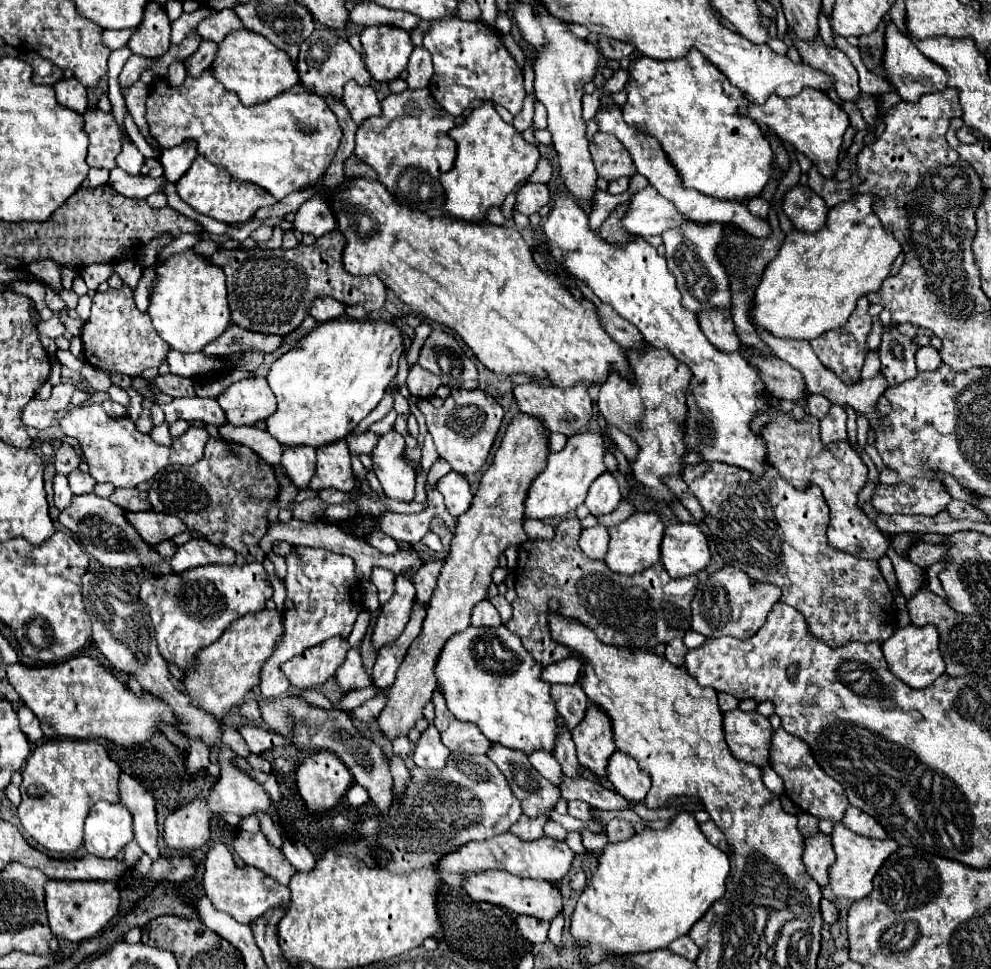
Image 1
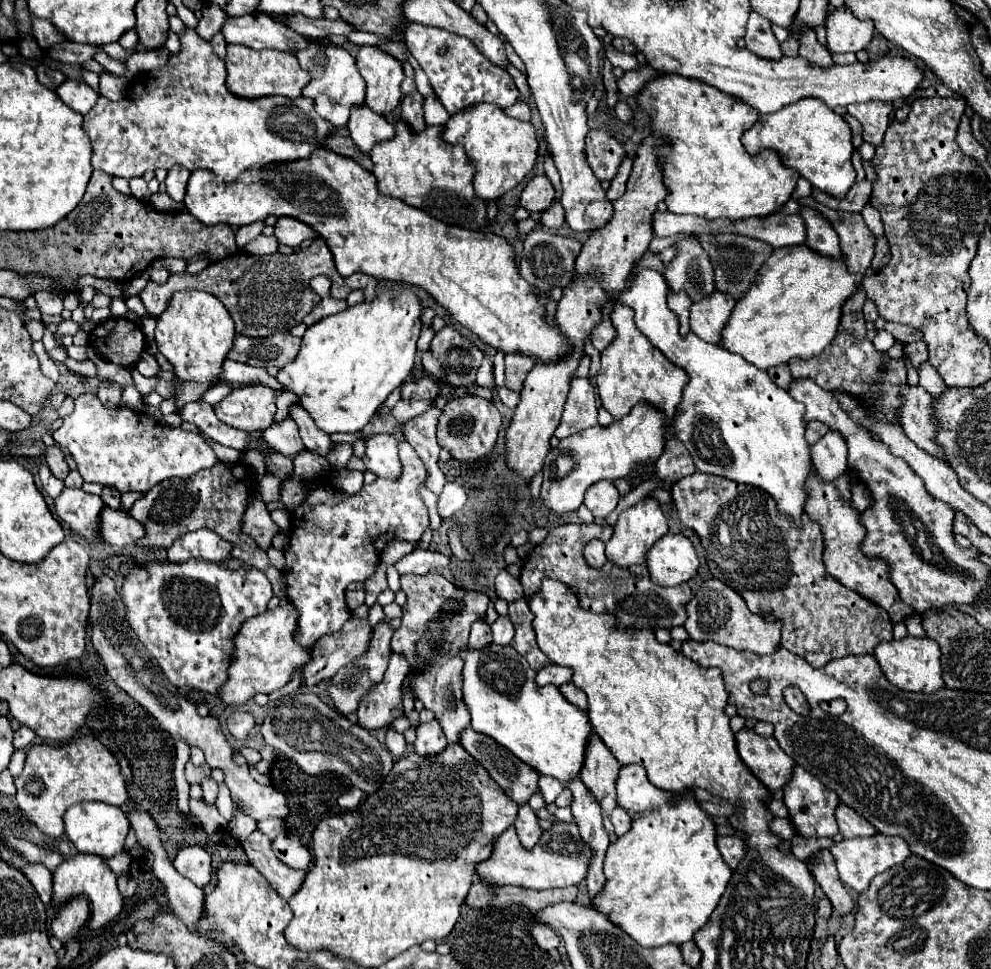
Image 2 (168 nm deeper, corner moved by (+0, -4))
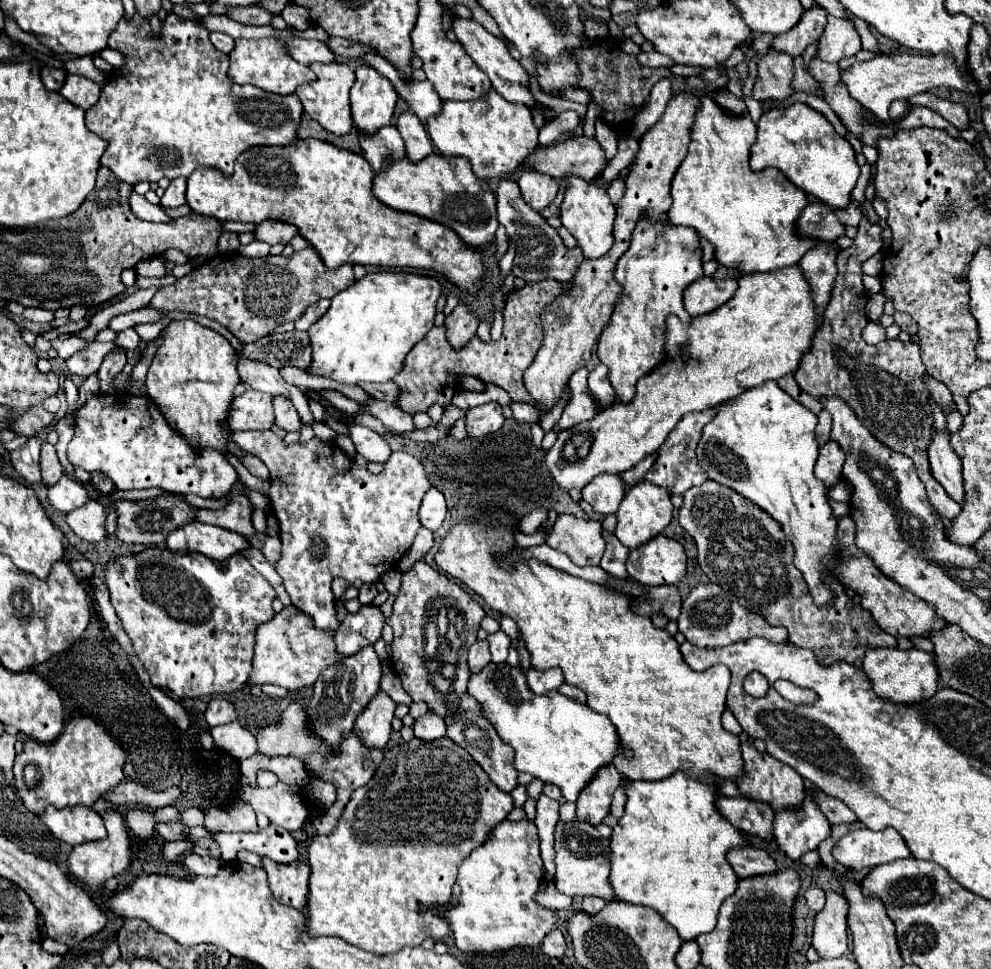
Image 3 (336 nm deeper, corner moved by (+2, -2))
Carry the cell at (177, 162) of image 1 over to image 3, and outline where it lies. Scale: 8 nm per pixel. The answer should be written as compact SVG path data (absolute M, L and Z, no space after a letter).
M178 177L170 183L170 187L166 189L166 193L162 195L160 207L164 209L172 209L172 207L180 207L186 203L186 179Z

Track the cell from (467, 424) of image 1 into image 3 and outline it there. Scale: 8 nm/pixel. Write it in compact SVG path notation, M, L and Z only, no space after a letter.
M486 403L480 407L468 409L464 419L466 419L466 429L468 429L470 437L482 437L482 435L496 433L504 423L502 405Z

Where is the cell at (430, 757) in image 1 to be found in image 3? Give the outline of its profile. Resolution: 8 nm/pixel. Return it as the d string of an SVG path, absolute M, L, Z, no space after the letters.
M428 711L426 715L418 717L416 723L414 723L414 735L418 739L424 739L424 741L432 741L432 739L440 739L446 735L446 725L444 725L444 719L434 715L432 711Z

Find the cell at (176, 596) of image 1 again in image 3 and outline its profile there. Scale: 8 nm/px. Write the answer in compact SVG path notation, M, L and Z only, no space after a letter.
M148 547L130 557L110 559L104 575L112 607L156 687L168 689L176 697L208 697L232 693L248 681L252 671L254 635L258 625L268 623L274 617L272 601L276 593L244 555L214 561L196 551Z

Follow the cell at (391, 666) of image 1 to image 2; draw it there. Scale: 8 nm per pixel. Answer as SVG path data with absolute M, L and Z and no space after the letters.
M394 653L390 657L390 665L384 679L372 685L372 689L362 697L360 707L356 711L358 725L372 731L372 729L388 727L396 717L404 715L400 689L408 671L410 671L410 663L406 663L404 657L400 657L400 653Z

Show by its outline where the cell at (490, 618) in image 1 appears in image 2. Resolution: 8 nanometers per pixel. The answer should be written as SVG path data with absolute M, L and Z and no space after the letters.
M480 617L480 621L476 621L476 623L472 625L470 645L472 645L474 649L482 649L482 647L486 647L490 641L492 641L490 623L486 623L486 617Z

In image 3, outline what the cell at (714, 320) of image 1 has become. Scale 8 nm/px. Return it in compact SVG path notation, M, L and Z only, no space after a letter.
M702 277L690 283L684 291L684 307L686 311L696 317L714 311L716 307L724 305L734 291L738 289L736 279L710 279Z

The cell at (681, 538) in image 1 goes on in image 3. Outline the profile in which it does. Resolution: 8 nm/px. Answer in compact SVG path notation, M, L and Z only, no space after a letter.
M654 537L628 553L628 575L648 587L676 585L686 575L684 547L668 537Z

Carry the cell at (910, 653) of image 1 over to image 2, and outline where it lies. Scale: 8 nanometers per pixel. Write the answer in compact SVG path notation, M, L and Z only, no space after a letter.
M904 637L900 641L884 641L874 649L874 657L880 663L886 679L904 691L934 693L944 687L940 667L940 647L930 637Z

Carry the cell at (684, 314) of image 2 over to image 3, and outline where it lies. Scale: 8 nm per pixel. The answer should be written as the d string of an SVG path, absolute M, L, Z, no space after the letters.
M644 213L642 219L638 219L638 223L636 223L630 249L620 257L616 271L614 271L614 279L624 287L624 293L614 307L610 323L602 329L602 335L598 339L598 359L608 367L610 383L622 403L630 403L630 399L634 397L636 381L640 377L648 375L666 357L666 349L664 349L664 331L666 331L664 321L666 321L666 317L670 313L674 313L684 323L690 321L690 315L682 303L682 293L688 287L688 283L692 283L700 277L704 277L704 273L702 273L702 249L700 249L698 233L694 233L694 229L690 229L690 227L676 227L672 223L652 221Z

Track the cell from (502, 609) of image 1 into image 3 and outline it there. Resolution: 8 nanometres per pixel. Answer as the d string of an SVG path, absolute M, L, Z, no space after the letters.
M498 631L494 635L488 637L490 643L490 655L492 655L492 663L502 665L502 661L506 661L508 657L508 647L510 647L510 639L504 631Z

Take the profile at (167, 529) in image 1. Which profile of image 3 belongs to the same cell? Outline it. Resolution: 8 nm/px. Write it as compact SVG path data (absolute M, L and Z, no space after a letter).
M88 501L82 507L66 513L68 527L88 543L100 543L106 539L106 509L96 501Z

